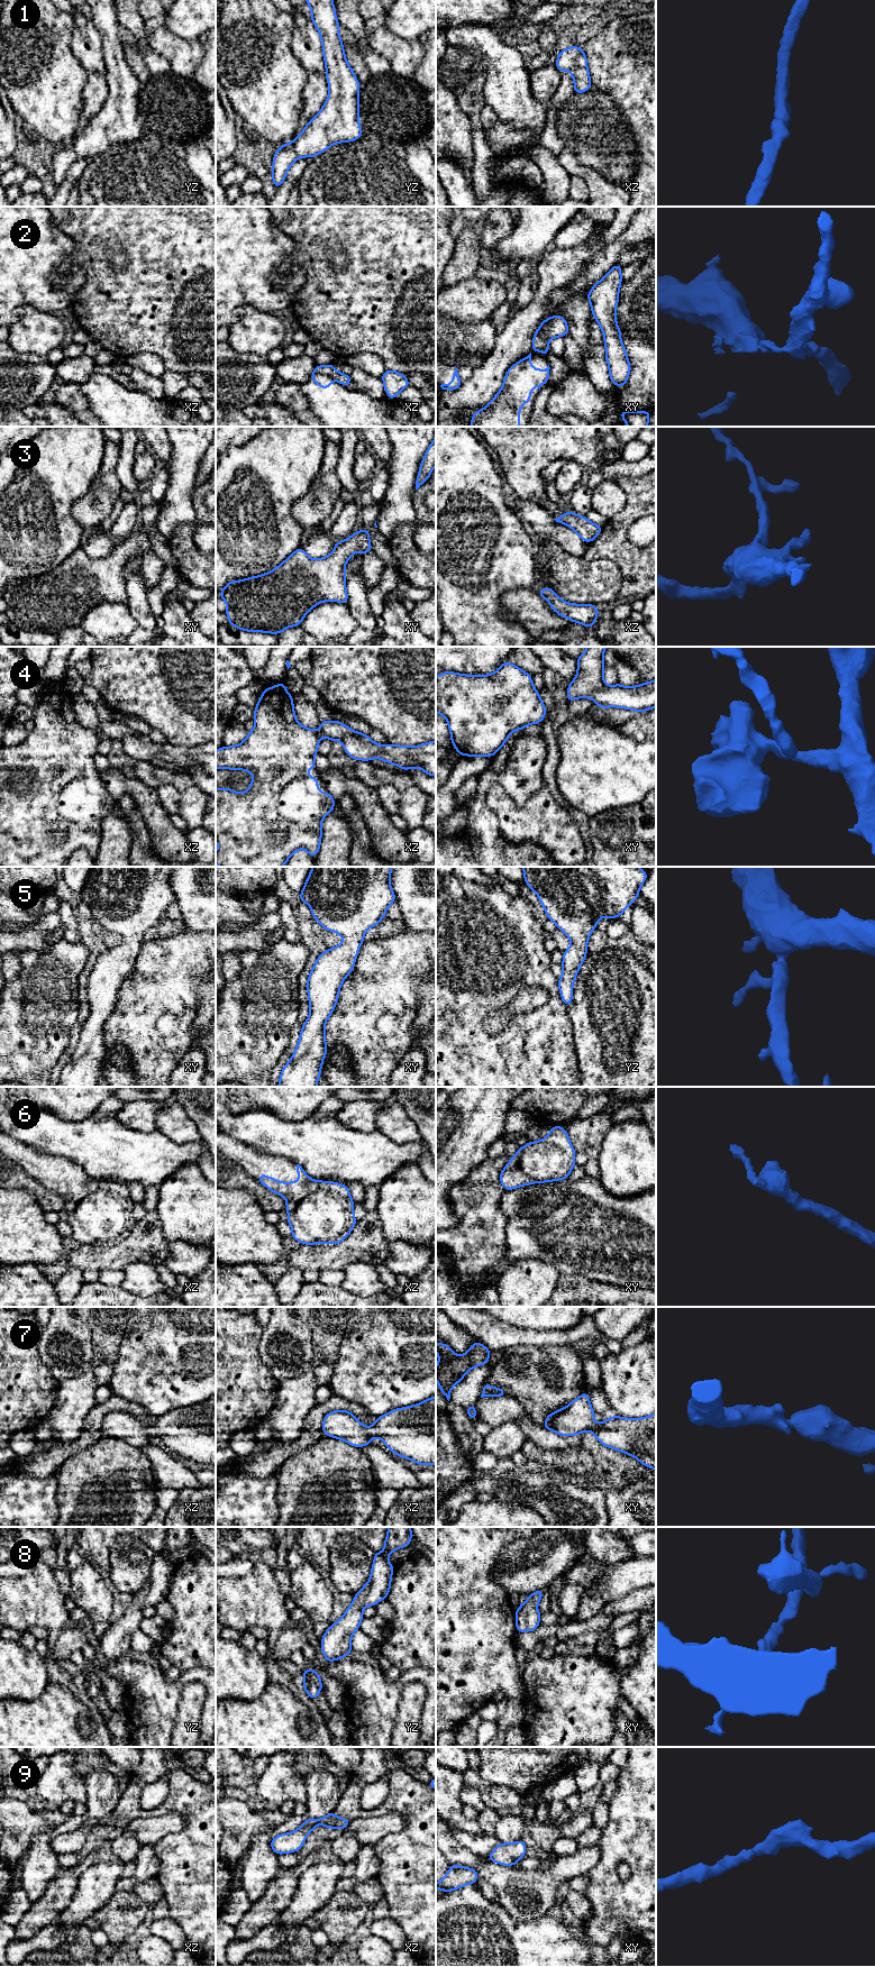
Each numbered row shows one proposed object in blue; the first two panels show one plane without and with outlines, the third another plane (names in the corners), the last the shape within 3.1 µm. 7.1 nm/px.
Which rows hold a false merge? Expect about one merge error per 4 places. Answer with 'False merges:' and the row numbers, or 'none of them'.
False merges: 2

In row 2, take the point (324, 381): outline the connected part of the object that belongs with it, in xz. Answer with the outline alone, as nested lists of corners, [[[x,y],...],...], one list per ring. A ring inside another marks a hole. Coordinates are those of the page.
[[[313,373],[310,376],[310,381],[315,381],[321,388],[329,388],[331,386],[331,377],[328,375]]]

